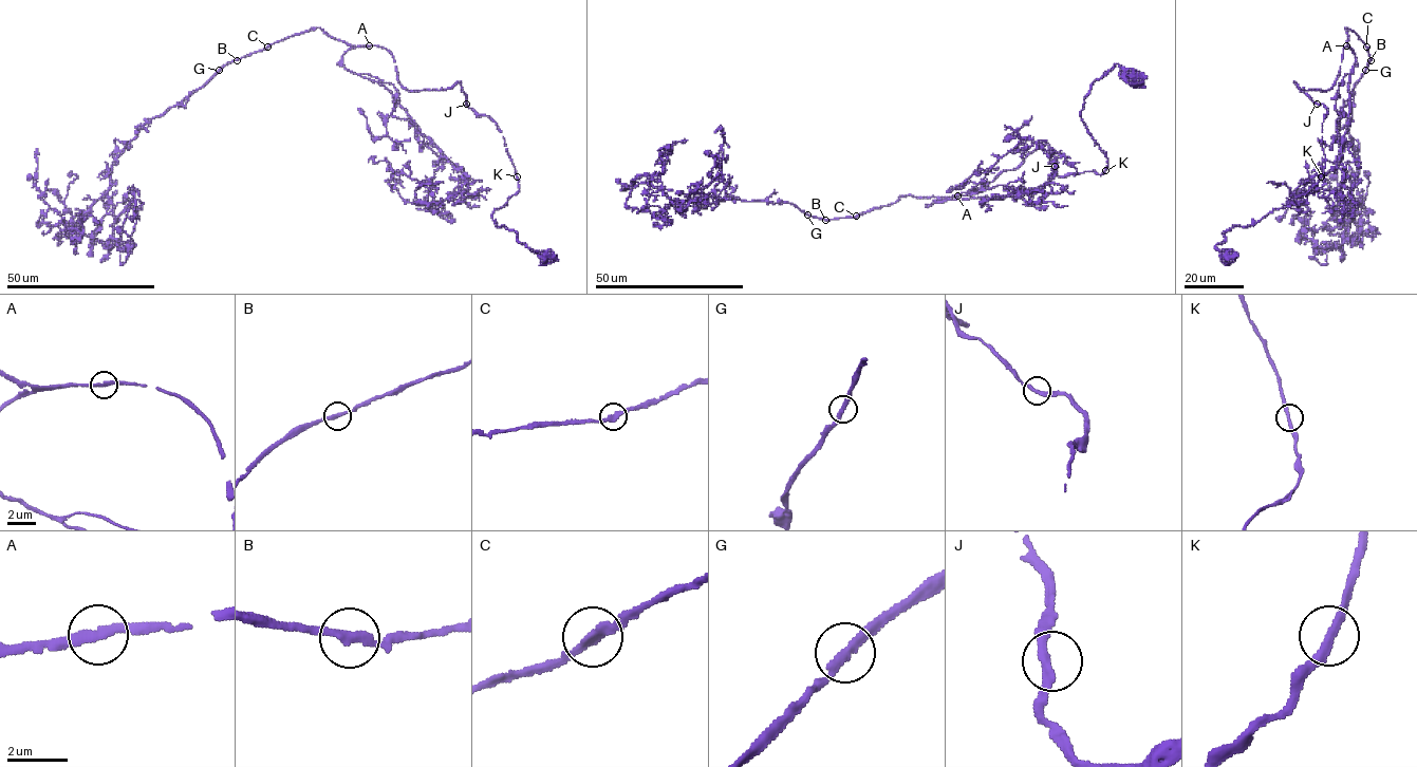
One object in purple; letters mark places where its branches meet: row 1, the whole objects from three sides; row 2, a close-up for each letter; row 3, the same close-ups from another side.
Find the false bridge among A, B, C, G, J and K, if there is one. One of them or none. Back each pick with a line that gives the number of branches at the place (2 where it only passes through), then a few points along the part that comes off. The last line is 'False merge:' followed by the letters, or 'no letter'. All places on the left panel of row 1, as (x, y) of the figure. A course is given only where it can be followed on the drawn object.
False merge: no letter

